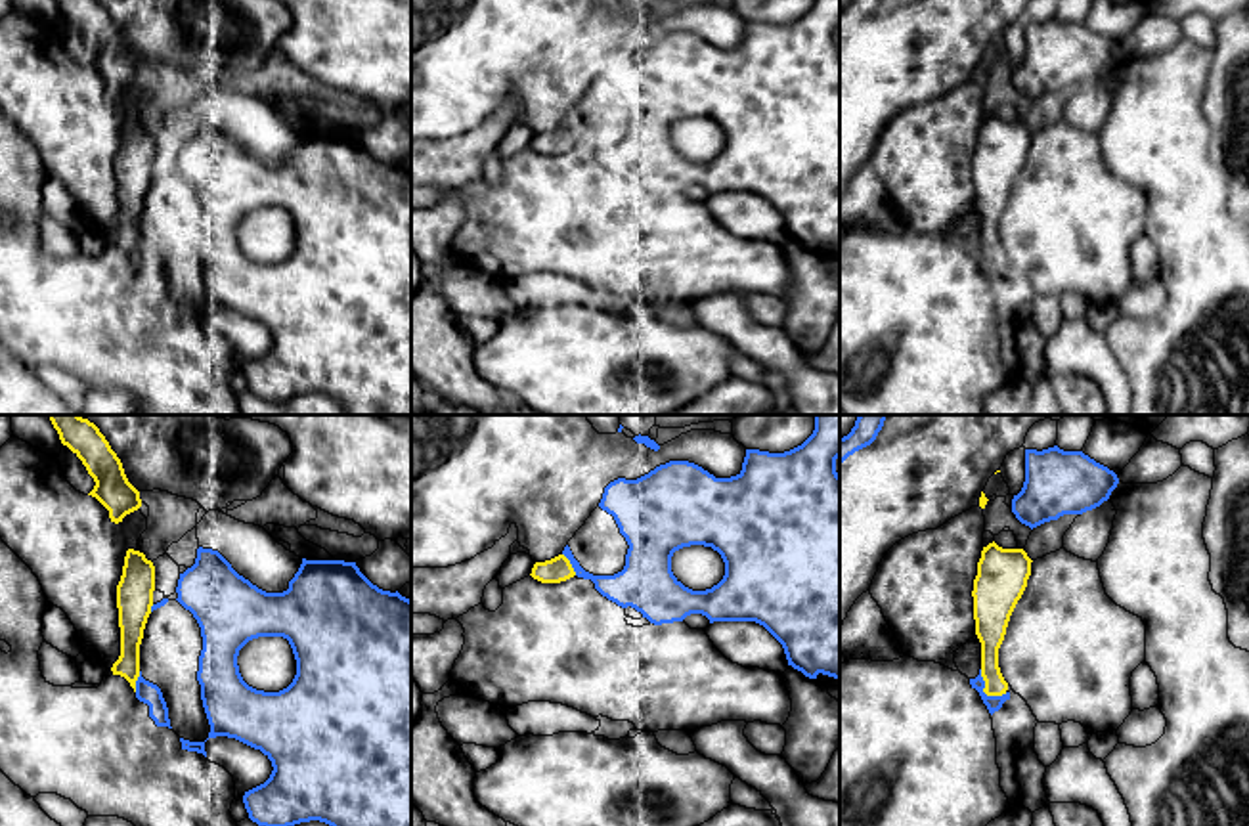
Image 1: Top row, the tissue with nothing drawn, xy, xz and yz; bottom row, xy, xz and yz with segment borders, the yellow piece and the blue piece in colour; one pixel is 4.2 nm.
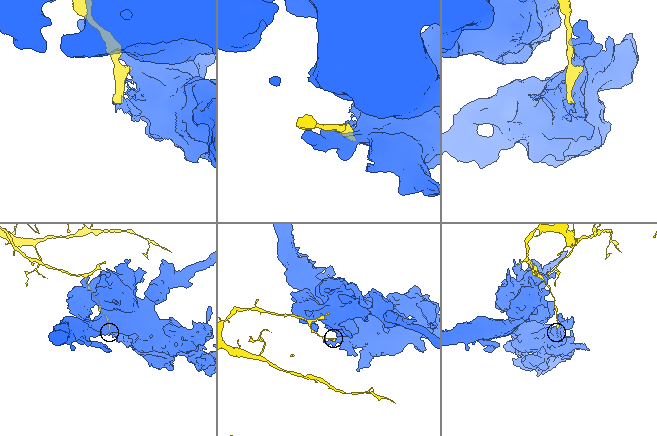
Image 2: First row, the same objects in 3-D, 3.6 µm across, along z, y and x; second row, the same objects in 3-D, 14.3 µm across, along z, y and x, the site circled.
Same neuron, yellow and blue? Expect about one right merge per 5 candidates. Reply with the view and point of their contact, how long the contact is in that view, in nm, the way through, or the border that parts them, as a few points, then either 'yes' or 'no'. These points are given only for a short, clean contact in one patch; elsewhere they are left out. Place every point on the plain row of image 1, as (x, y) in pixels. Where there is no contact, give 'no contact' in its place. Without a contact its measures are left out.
contact yz (986, 264); length 160 nm; no

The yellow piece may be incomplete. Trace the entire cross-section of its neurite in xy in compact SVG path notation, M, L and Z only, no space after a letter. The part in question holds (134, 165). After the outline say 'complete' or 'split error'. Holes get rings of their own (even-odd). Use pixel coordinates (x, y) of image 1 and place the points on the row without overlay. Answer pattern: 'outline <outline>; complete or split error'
outline M128 120L122 147L117 157L117 180L121 199L121 228L113 235L113 247L124 249L136 264L140 249L140 216L153 178L155 138L143 124Z; complete

